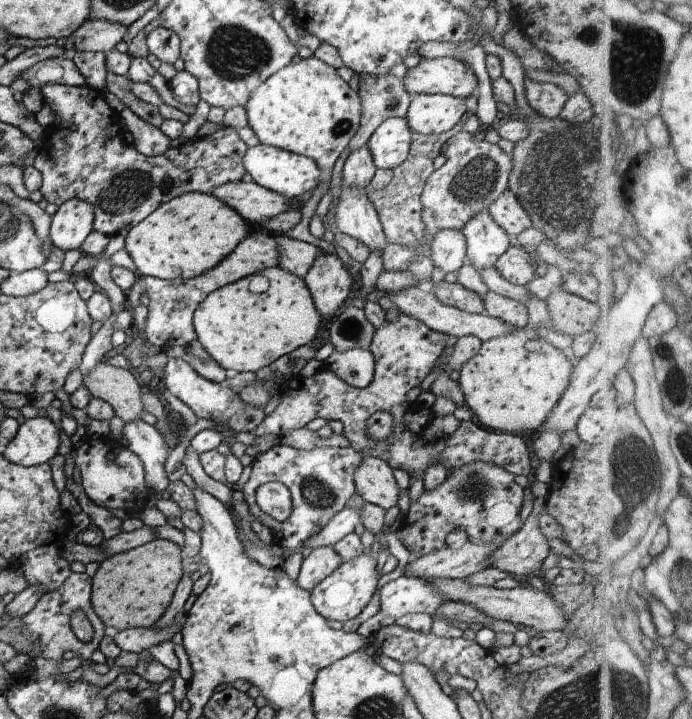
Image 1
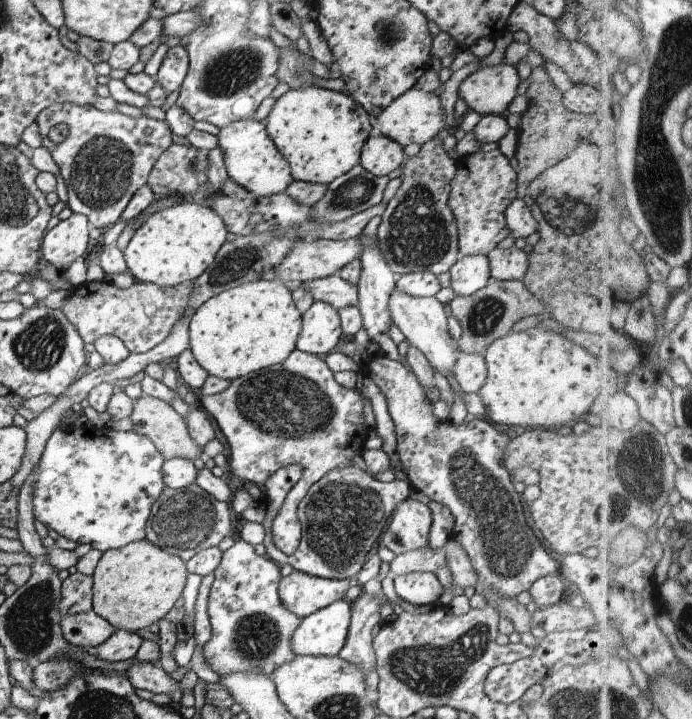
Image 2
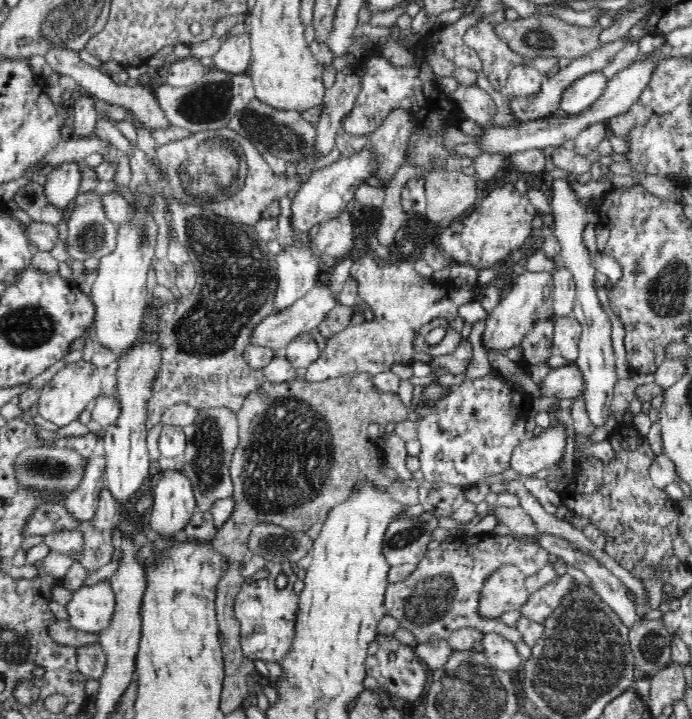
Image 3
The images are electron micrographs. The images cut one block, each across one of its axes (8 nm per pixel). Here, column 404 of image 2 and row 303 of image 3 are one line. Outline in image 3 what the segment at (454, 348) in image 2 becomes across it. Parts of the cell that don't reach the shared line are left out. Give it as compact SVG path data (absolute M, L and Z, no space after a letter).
M317 282L315 288L312 288L303 298L296 300L292 306L280 313L273 313L271 316L263 318L262 322L252 330L248 343L272 349L273 356L278 358L284 356L284 350L292 339L304 332L309 332L312 328L318 328L318 324L326 318L330 310L337 306L336 298L332 296L330 287L329 282L326 284Z

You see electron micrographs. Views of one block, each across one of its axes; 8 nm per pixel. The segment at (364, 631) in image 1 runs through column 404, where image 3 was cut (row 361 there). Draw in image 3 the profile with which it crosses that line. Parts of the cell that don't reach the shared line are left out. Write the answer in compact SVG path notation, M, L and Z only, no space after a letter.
M553 179L552 181L552 216L554 220L553 232L560 245L560 256L564 267L572 273L574 285L576 285L576 300L573 308L574 317L581 324L581 335L579 338L579 354L575 362L577 368L583 373L585 383L582 394L588 418L597 426L602 426L608 415L611 414L611 402L613 401L613 388L618 380L616 371L616 358L614 354L611 322L603 310L595 286L595 266L590 261L590 252L584 245L583 234L586 225L592 222L594 212L588 211L582 205L581 198L574 193L567 179Z

